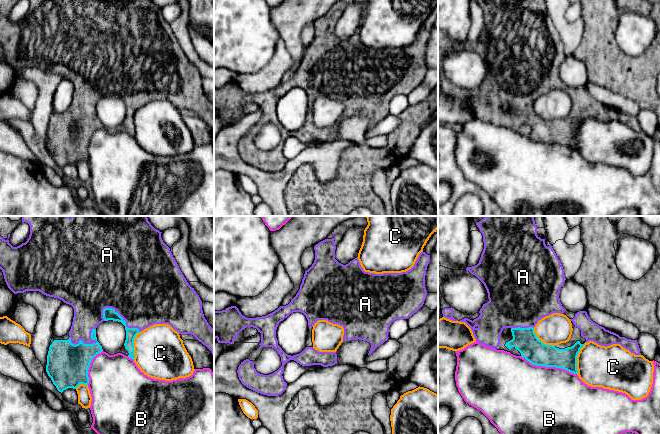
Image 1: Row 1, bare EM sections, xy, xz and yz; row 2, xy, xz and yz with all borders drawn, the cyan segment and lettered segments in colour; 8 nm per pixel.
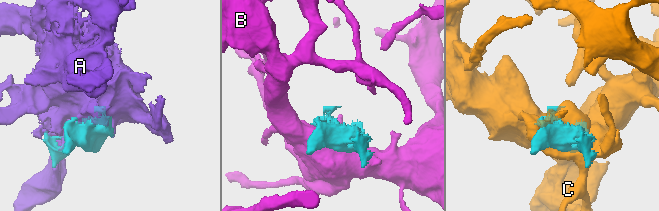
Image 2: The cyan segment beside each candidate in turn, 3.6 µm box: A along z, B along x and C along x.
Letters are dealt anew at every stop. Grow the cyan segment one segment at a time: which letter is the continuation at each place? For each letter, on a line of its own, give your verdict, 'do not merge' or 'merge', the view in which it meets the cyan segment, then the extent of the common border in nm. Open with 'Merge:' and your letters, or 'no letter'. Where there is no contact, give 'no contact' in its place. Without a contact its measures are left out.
Merge: A
A: merge | xy | 340 nm
B: do not merge | yz | 480 nm
C: do not merge | yz | 280 nm

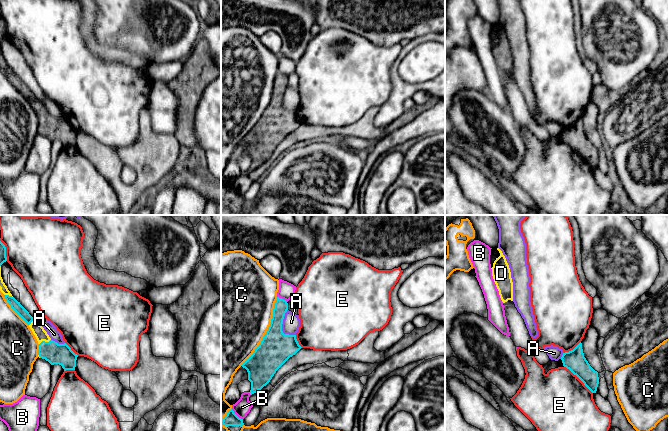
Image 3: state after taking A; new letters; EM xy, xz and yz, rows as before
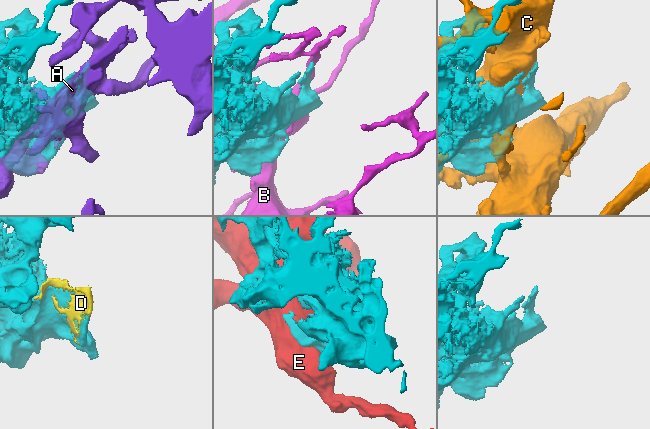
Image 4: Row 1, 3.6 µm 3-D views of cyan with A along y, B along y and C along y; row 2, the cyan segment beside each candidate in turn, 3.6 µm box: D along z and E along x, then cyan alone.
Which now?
Merge: D
A: do not merge | xz | 220 nm
B: do not merge | xz | 100 nm
C: do not merge | xz | 650 nm
D: merge | xy | 100 nm
E: do not merge | yz | 320 nm

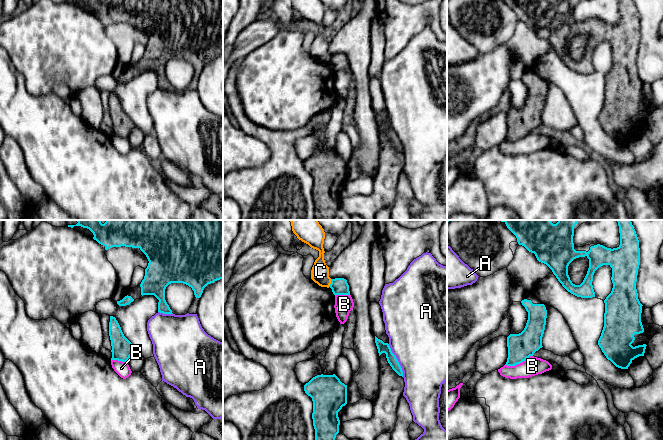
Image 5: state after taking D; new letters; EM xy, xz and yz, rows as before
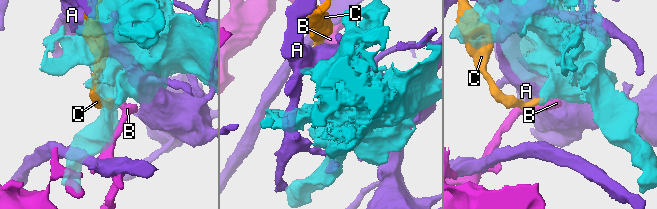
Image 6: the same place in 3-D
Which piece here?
Merge: no letter
A: do not merge | xz | 300 nm
B: do not merge | yz | 240 nm
C: do not merge | xz | 70 nm

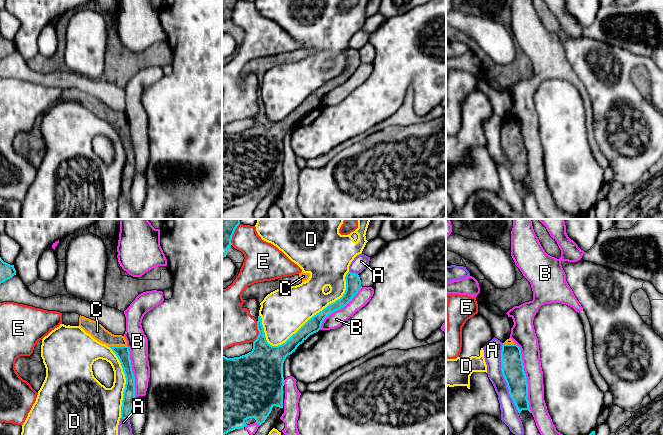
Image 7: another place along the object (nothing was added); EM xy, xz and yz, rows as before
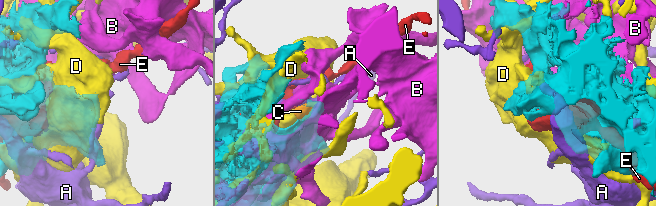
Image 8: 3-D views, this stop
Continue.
Merge: C
A: do not merge | yz | 550 nm
B: do not merge | yz | 550 nm
C: merge | xy | 140 nm
D: do not merge | xz | 850 nm
E: do not merge | xz | 180 nm

